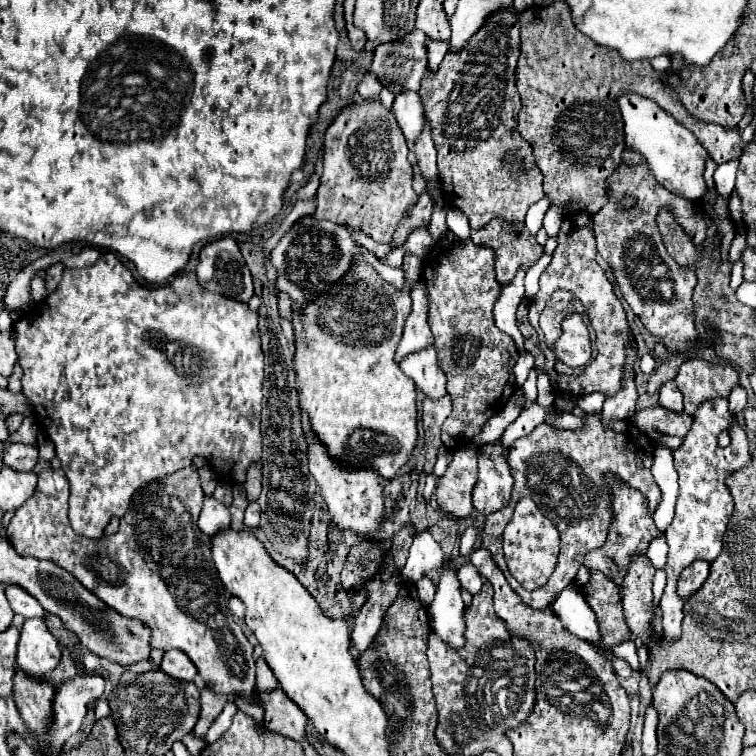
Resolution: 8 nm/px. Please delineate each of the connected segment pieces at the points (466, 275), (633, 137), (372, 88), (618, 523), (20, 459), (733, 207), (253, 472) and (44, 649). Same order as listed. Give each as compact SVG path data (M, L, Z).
M448 232L424 258L422 278L430 290L428 322L454 406L452 414L442 424L442 442L454 452L480 434L486 420L498 414L516 392L512 368L518 360L518 350L514 338L504 334L494 322L492 310L502 294L502 284L496 280L494 252L490 248Z
M630 92L620 96L616 102L624 118L626 146L646 160L654 178L666 190L688 200L700 200L706 192L706 184L702 178L704 162L708 158L706 148L694 138L688 128L682 128L682 124L676 122L666 110L662 110L654 100Z
M368 72L364 76L364 80L360 82L360 86L358 86L360 98L364 98L364 100L378 100L380 92L382 92L382 84L378 82L378 78L376 78L374 72Z
M612 472L604 474L604 482L606 482L606 488L610 492L610 502L612 502L612 514L614 516L612 516L612 522L610 522L610 532L608 532L608 538L606 538L604 546L586 554L584 564L588 566L588 570L600 570L604 574L610 574L610 578L614 578L614 582L622 584L622 574L626 572L630 554L646 552L650 540L658 534L658 530L656 530L654 518L648 510L648 500L640 490L632 488L630 484L626 484L622 478L618 478Z
M12 444L4 458L4 464L18 472L34 470L36 462L38 462L38 448L32 444Z
M735 190L732 192L729 208L732 220L737 224L742 222L741 200Z
M254 462L254 466L248 468L244 488L246 488L248 500L256 500L260 496L260 488L262 488L262 464L260 462Z
M42 618L24 620L18 642L18 666L34 678L50 674L62 658L58 640L50 634Z

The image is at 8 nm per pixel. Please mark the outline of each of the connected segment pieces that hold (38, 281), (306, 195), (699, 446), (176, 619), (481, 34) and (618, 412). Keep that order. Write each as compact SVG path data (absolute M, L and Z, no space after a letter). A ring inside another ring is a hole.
M34 276L30 282L31 296L34 302L40 302L44 298L48 298L48 290L46 290L46 280L42 276Z
M314 172L314 174L310 176L308 184L298 190L298 198L300 198L300 200L314 200L314 198L316 198L318 184L320 184L320 172Z
M726 398L706 400L694 414L694 424L690 428L690 434L684 438L682 446L674 450L674 466L680 476L680 494L676 502L676 516L672 524L666 528L666 538L670 546L668 562L666 562L668 584L660 600L662 638L668 642L680 638L682 618L684 618L684 610L682 610L684 602L676 594L676 580L680 572L694 560L714 562L722 552L722 538L730 522L730 516L734 512L734 498L730 494L730 488L726 486L726 478L732 472L748 466L750 460L752 456L750 456L748 436L740 428L736 416L730 414L728 400ZM722 432L728 432L730 436L730 444L724 448L718 446L718 436Z
M188 466L166 474L160 482L146 484L134 494L132 506L128 514L120 520L118 532L104 534L102 538L86 538L72 530L68 520L68 496L70 486L64 474L56 484L56 474L52 468L38 472L38 486L34 494L16 510L6 530L14 550L22 556L54 562L56 566L74 574L90 592L102 598L110 608L146 622L152 628L152 646L162 650L178 648L188 654L188 658L196 664L198 674L204 678L206 684L214 684L214 690L218 690L218 694L250 696L256 688L256 666L252 658L254 646L248 642L228 608L222 580L218 578L212 562L210 544L204 532L198 528L198 516L204 502L198 470L194 466Z
M514 8L492 12L482 28L464 44L462 50L446 54L440 68L432 72L426 68L420 86L420 98L426 108L426 118L432 128L432 140L438 150L438 174L442 178L444 202L462 210L470 218L472 230L480 230L492 218L500 216L506 222L524 222L528 208L540 200L540 168L534 160L532 148L516 130L520 110L520 96L516 92L516 60L520 56L520 24ZM506 150L520 150L526 166L526 176L512 176L500 160Z
M630 370L630 378L626 378L626 390L622 394L616 394L614 398L608 398L604 402L604 408L600 412L602 424L608 428L616 420L628 420L636 412L636 384L634 384L634 370Z

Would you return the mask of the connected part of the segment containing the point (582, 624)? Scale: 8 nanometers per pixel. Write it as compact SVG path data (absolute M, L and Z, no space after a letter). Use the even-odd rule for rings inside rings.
M578 584L566 586L566 590L562 590L554 598L550 610L558 616L562 626L566 626L566 630L570 630L574 636L592 644L602 644L596 628L596 616L586 604Z

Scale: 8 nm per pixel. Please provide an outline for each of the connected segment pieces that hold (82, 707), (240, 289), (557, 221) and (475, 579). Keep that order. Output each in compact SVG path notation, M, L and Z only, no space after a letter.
M78 674L58 686L54 698L54 724L48 732L52 750L60 750L64 742L80 730L88 711L88 704L104 694L106 678L100 674Z
M230 236L202 248L196 274L206 290L218 292L226 298L248 302L254 294L250 270L240 254L238 244Z
M550 206L548 208L548 212L544 216L544 228L546 228L546 232L548 232L550 238L554 238L558 234L560 224L562 224L562 216L564 216L562 210L558 210L556 206Z
M464 562L464 564L456 570L456 576L458 576L462 588L466 588L470 594L480 592L480 588L482 588L482 578L480 578L478 570L476 570L470 562Z

